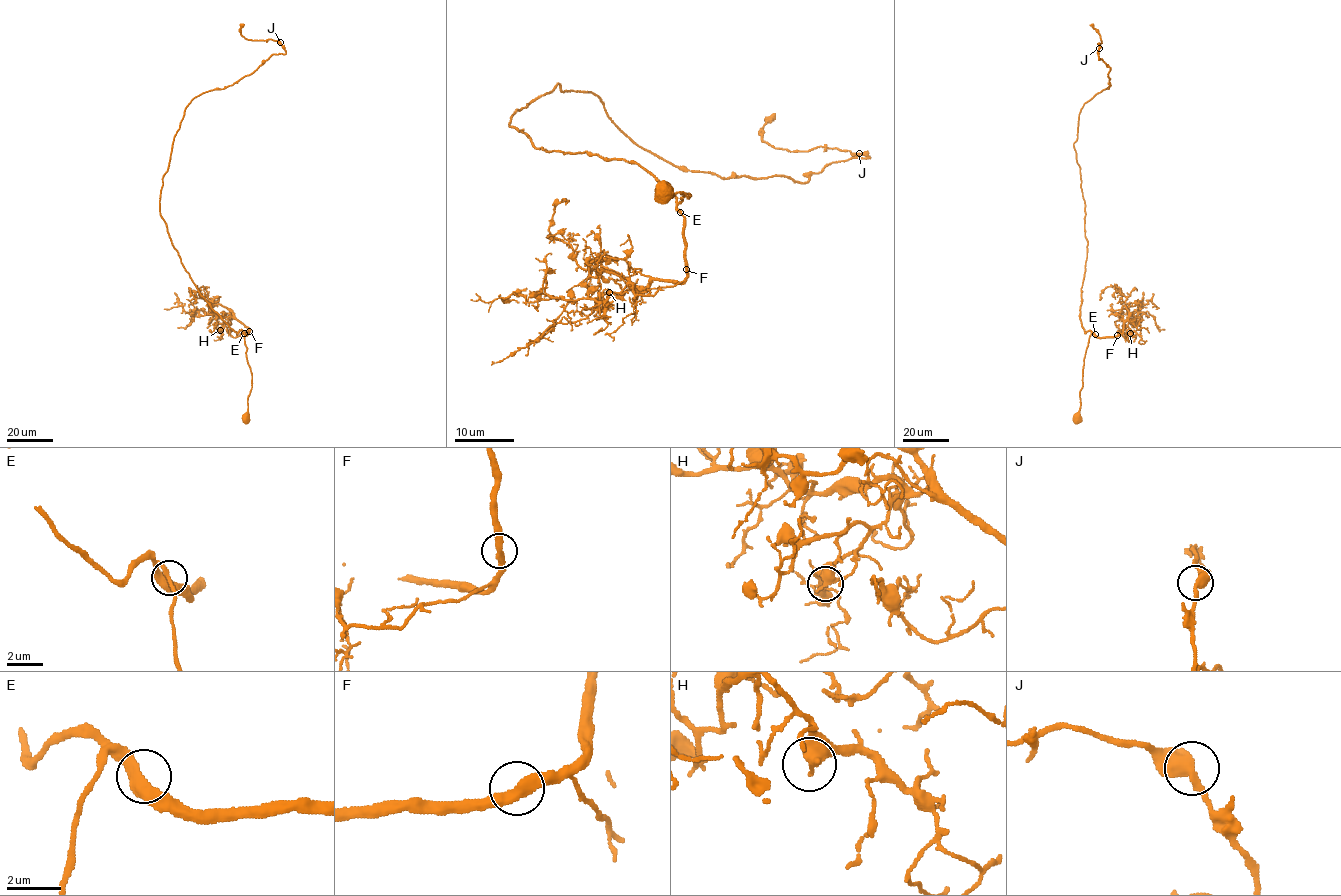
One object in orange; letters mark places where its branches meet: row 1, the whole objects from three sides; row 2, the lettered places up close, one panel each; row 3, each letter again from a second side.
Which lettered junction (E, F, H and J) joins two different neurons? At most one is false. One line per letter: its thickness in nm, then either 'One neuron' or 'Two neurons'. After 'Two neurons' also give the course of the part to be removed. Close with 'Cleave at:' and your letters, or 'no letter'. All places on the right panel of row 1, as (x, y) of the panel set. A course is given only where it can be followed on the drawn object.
E: Thickness 420 nm. One neuron
F: Thickness 400 nm. One neuron
H: Thickness 420 nm. One neuron
J: Thickness 440 nm. One neuron
Cleave at: no letter

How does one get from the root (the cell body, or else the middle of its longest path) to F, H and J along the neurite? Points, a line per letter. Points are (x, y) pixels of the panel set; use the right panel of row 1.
F: (1076, 418), (1089, 336), (1092, 332), (1099, 337), (1117, 335)
H: (1076, 418), (1089, 335), (1117, 336), (1127, 321), (1130, 333)
J: (1076, 418), (1091, 332), (1080, 318), (1088, 242), (1073, 143), (1082, 106), (1110, 85), (1099, 48)

